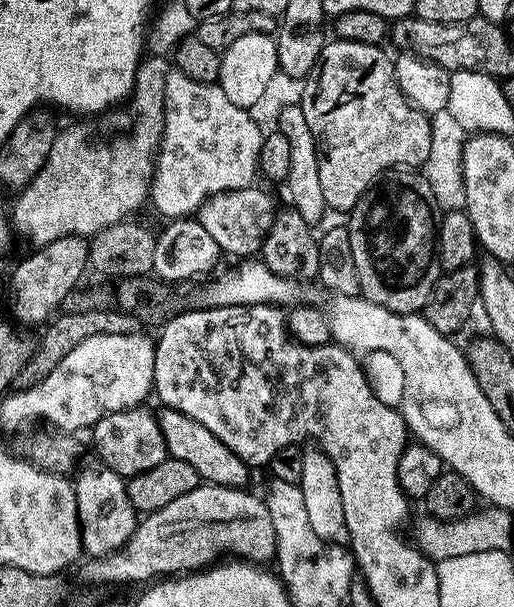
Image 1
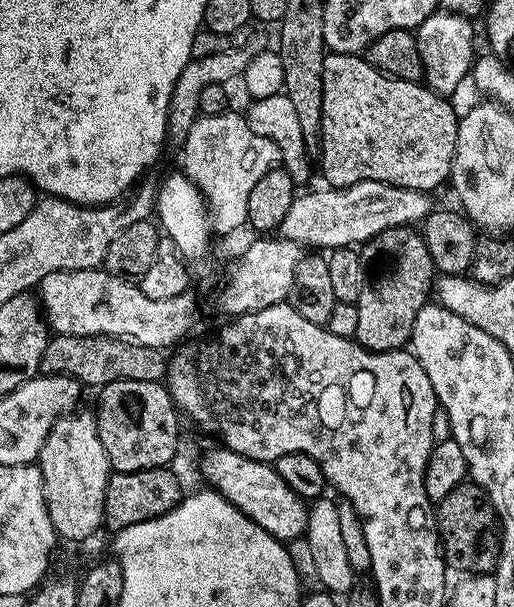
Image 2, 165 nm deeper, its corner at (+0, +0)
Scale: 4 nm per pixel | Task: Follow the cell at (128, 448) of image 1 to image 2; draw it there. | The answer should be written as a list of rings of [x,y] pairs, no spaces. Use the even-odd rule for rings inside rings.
[[[115,380],[103,385],[99,392],[100,405],[94,408],[94,415],[112,472],[137,472],[173,463],[180,444],[182,416],[163,383]]]

